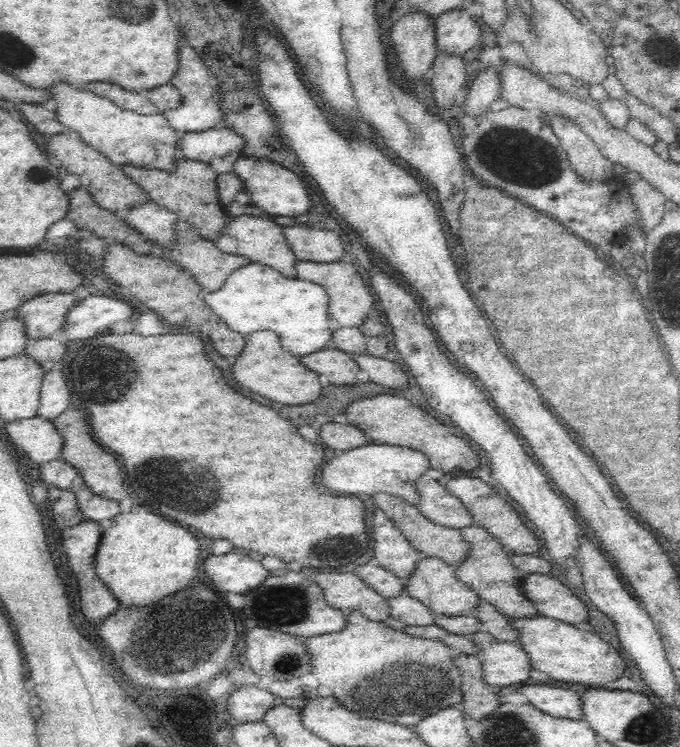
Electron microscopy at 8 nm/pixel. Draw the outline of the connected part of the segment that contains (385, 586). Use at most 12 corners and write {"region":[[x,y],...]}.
{"region":[[382,565],[355,569],[382,595],[396,598],[407,586],[393,570]]}

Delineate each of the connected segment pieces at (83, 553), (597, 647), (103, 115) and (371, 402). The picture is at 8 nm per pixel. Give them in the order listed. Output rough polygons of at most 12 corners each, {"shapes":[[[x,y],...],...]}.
{"shapes":[[[105,523],[61,528],[81,610],[102,622],[122,606],[96,571]],[[542,615],[516,619],[534,668],[606,688],[628,660],[597,633]],[[68,84],[62,123],[112,162],[178,170],[183,132]],[[406,398],[349,404],[376,444],[418,450],[444,474],[484,464],[460,431]]]}

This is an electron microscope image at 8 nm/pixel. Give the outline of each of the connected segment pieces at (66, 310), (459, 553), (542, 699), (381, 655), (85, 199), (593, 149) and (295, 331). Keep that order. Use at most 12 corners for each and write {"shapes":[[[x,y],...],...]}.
{"shapes":[[[73,291],[44,293],[15,311],[29,338],[58,337],[80,306]],[[372,495],[426,557],[459,565],[472,552],[462,529],[433,522],[418,505]],[[524,686],[530,705],[585,722],[582,693],[558,686]],[[349,610],[308,637],[348,709],[416,728],[464,702],[472,636]],[[68,191],[78,230],[152,254],[155,242],[90,191]],[[546,118],[578,173],[616,176],[612,162],[575,120]],[[256,263],[204,294],[232,330],[299,357],[338,330],[320,283]]]}

